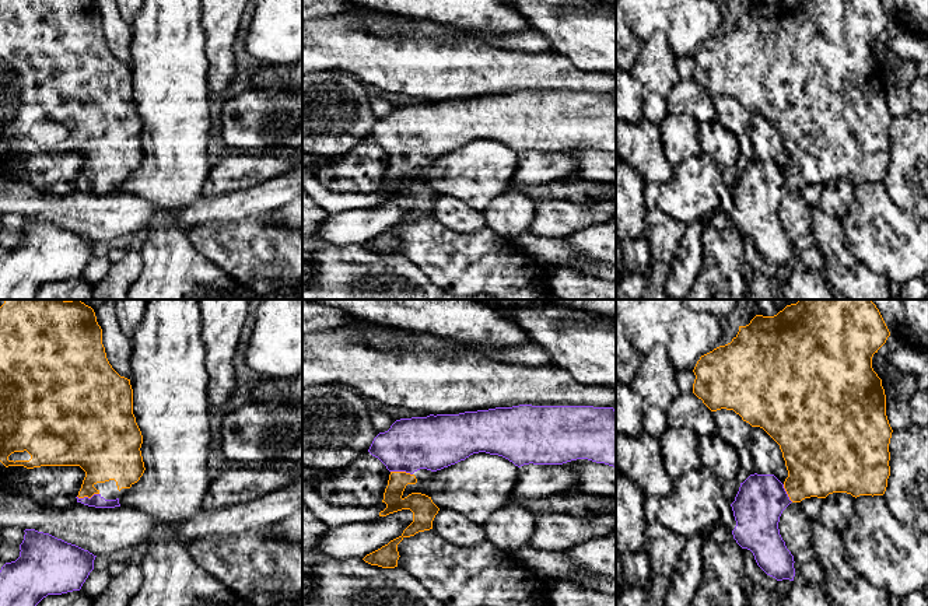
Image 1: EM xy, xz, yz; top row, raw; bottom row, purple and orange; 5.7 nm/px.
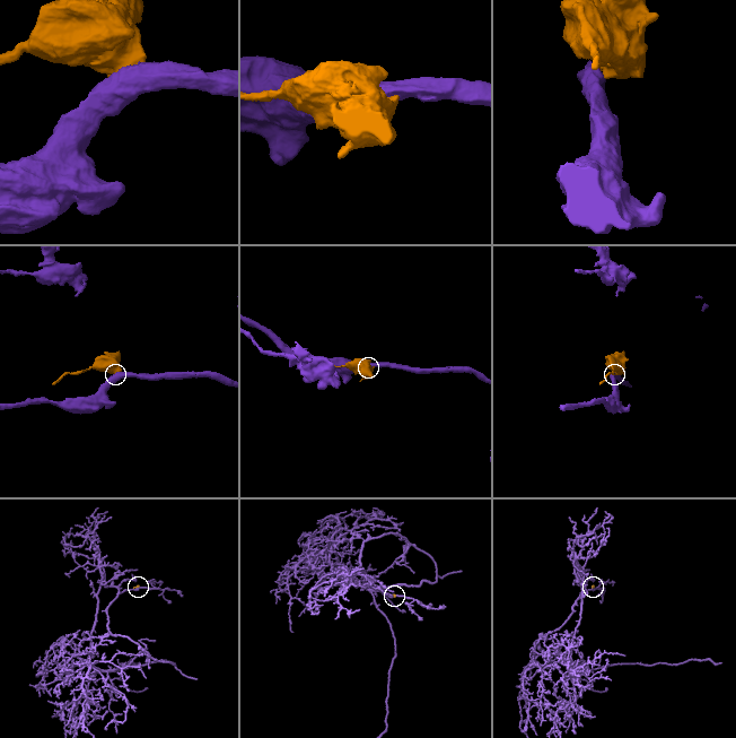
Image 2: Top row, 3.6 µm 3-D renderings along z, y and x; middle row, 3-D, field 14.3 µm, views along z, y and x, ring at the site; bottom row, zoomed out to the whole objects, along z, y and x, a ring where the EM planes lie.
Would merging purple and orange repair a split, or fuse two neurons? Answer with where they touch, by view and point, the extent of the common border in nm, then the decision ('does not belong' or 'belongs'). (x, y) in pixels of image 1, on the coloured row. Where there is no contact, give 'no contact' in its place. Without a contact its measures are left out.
xy (87, 497) | 130 nm | belongs

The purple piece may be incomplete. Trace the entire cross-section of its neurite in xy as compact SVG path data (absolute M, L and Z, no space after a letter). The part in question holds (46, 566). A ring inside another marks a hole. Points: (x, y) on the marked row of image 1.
M24 532L20 557L0 570L0 606L36 606L48 595L80 591L97 556L49 533Z

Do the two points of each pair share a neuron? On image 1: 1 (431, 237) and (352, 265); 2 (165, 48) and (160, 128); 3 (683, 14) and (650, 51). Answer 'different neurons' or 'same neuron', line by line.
1: different neurons
2: same neuron
3: different neurons

